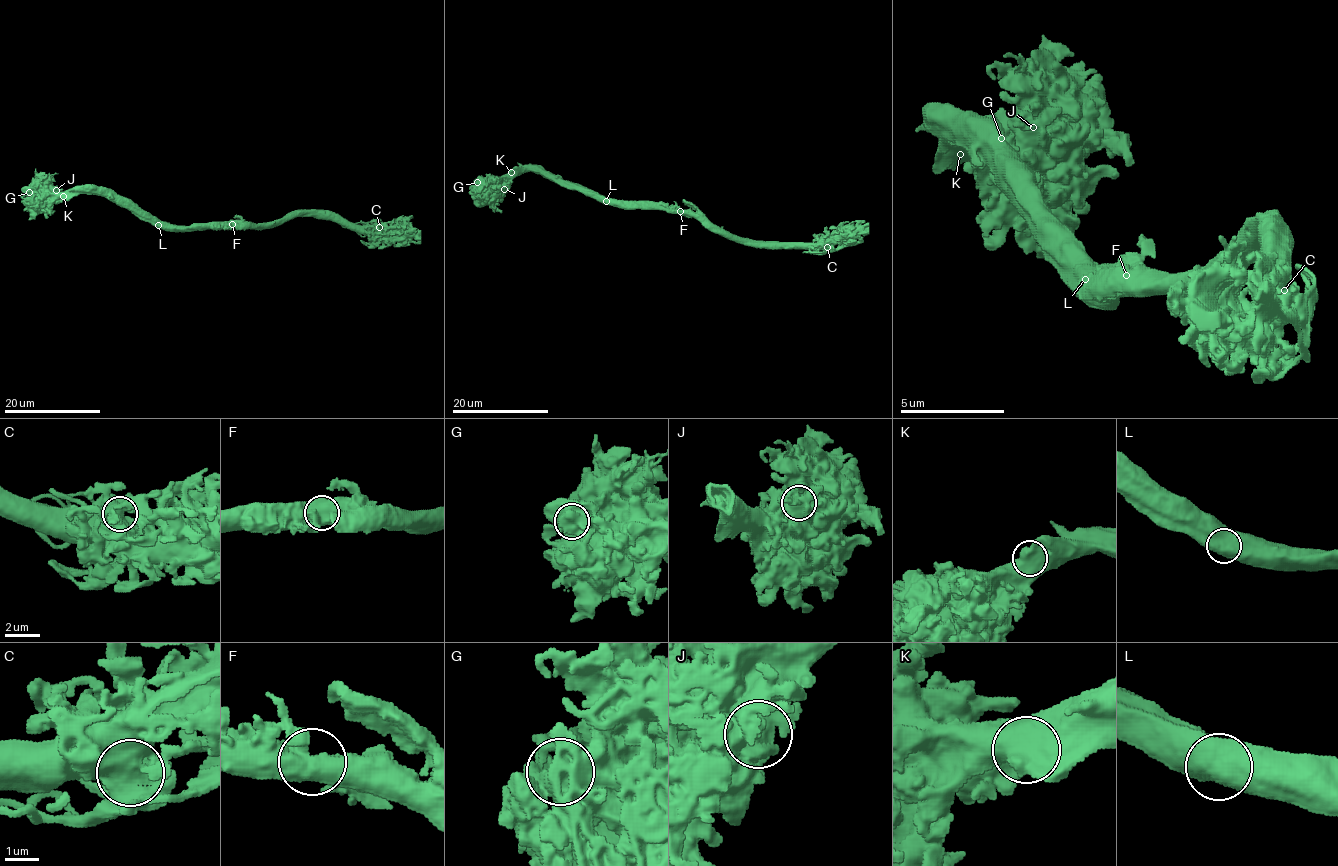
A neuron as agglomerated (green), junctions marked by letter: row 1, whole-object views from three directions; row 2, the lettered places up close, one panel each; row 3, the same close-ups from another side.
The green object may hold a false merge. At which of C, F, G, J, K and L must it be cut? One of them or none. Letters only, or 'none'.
none

